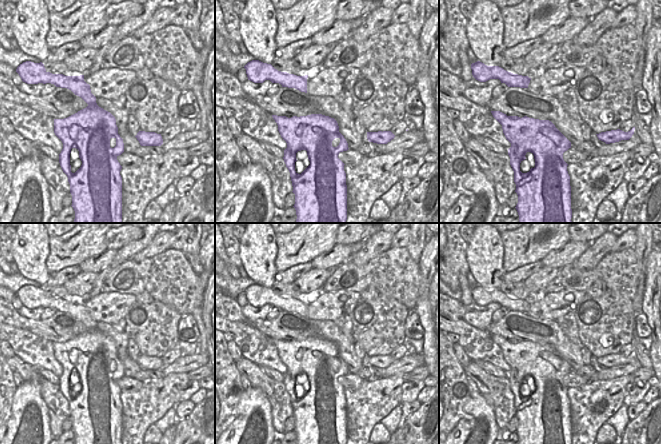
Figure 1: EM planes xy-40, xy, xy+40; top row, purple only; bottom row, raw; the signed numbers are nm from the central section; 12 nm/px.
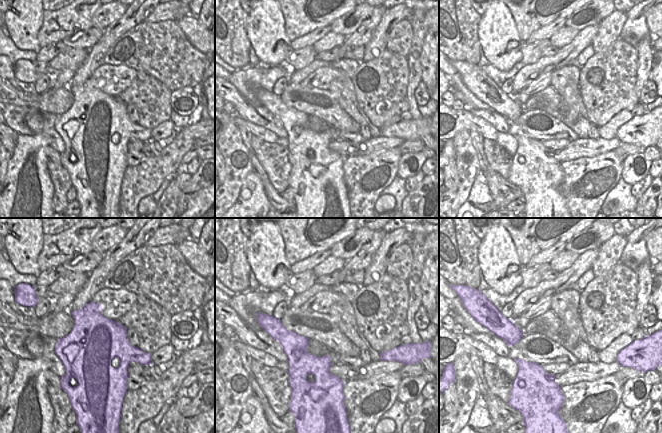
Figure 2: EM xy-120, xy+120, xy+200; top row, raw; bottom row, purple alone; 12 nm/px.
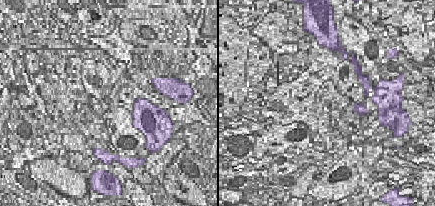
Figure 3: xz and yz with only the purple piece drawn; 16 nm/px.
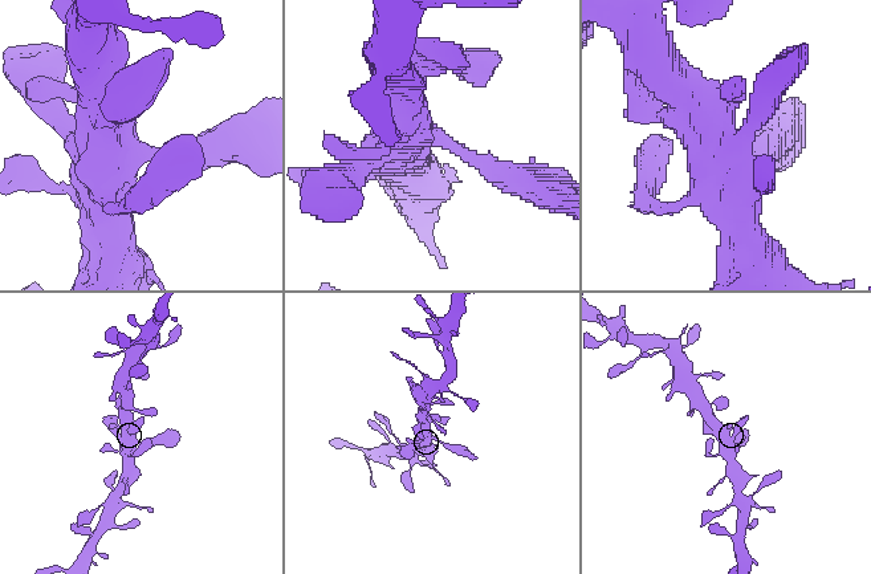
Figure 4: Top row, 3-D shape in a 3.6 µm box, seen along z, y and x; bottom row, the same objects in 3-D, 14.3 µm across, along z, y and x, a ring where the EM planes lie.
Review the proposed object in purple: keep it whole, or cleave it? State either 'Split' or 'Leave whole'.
Leave whole.

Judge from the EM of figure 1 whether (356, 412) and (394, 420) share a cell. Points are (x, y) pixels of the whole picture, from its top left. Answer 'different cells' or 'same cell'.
different cells

